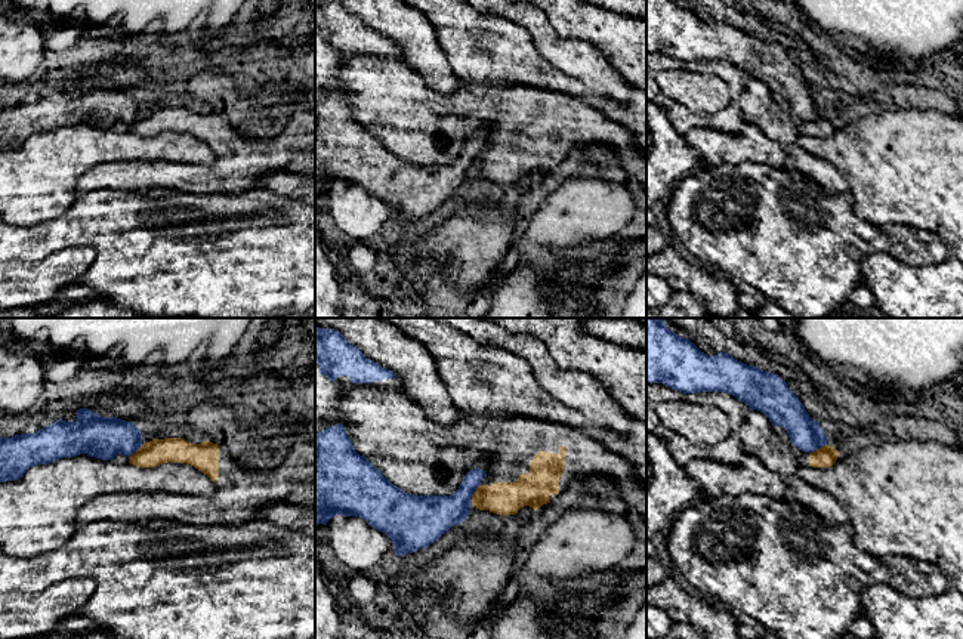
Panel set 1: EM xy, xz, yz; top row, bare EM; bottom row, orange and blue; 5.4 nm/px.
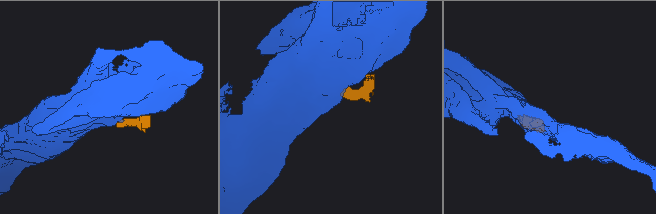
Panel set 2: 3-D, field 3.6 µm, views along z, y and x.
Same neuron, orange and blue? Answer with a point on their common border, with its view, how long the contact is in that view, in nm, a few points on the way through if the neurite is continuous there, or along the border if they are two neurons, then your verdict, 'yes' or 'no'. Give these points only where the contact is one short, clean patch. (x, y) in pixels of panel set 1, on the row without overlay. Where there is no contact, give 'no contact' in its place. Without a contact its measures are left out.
contact xz (474, 163); length 130 nm; border xz (481, 153), (474, 161), (471, 172); no

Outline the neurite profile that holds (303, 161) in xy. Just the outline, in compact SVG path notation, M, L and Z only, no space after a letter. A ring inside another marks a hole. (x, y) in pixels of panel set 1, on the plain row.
M315 151L299 152L296 157L293 157L287 170L303 173L306 176L315 176Z

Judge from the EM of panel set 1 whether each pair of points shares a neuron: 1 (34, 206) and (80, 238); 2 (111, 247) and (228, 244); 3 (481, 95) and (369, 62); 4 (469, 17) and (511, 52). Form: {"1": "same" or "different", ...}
{"1": "different", "2": "same", "3": "same", "4": "same"}

